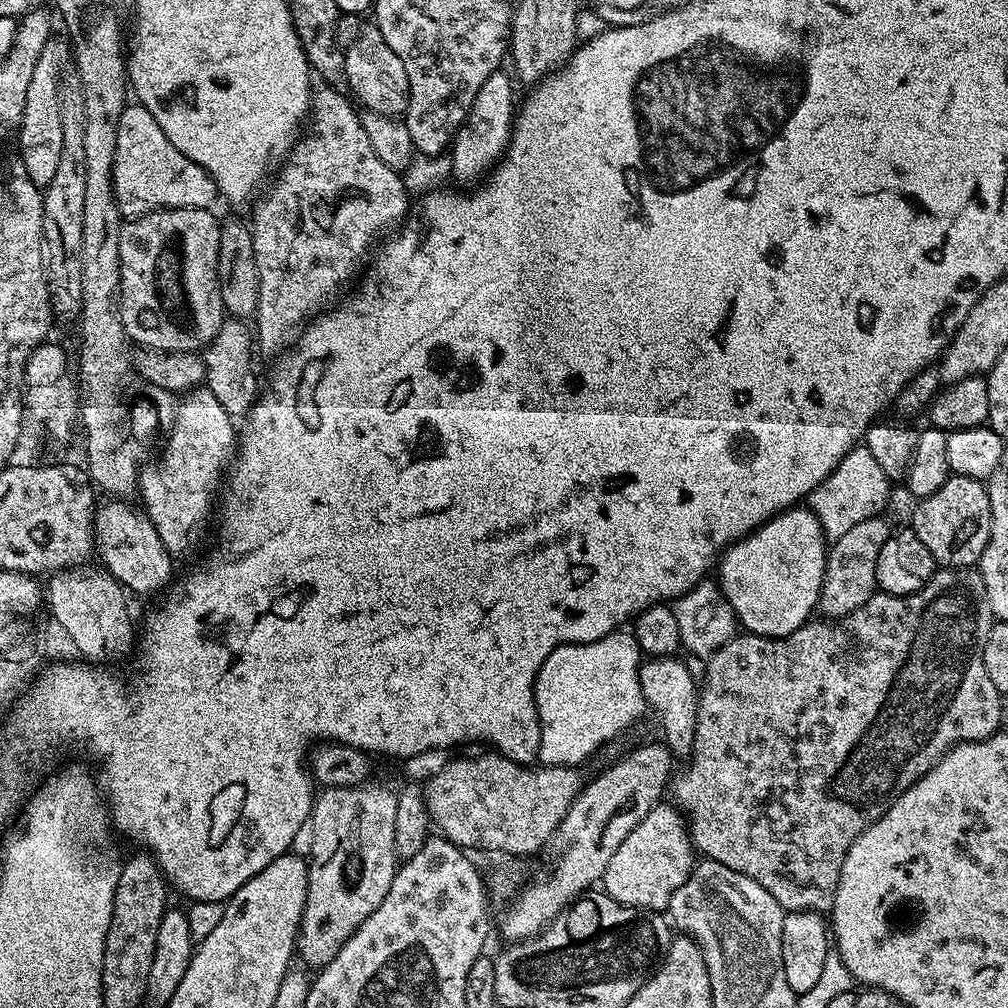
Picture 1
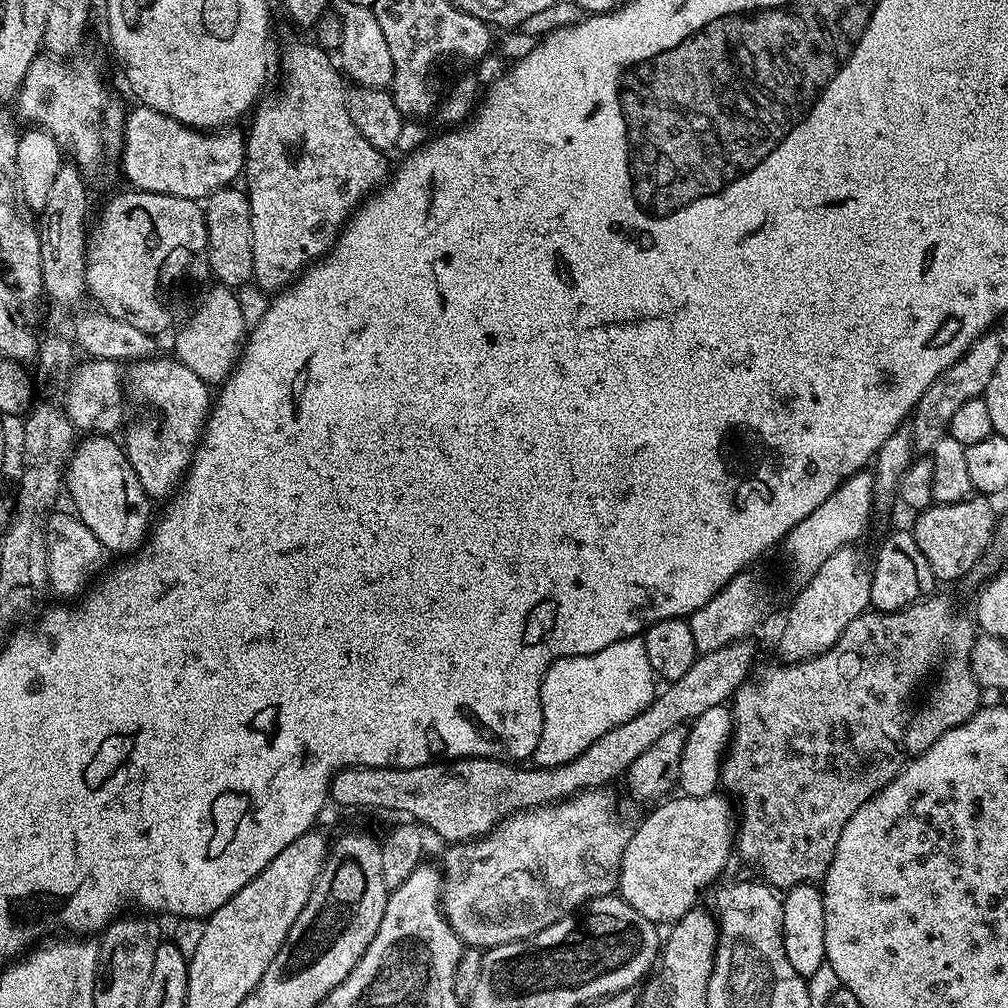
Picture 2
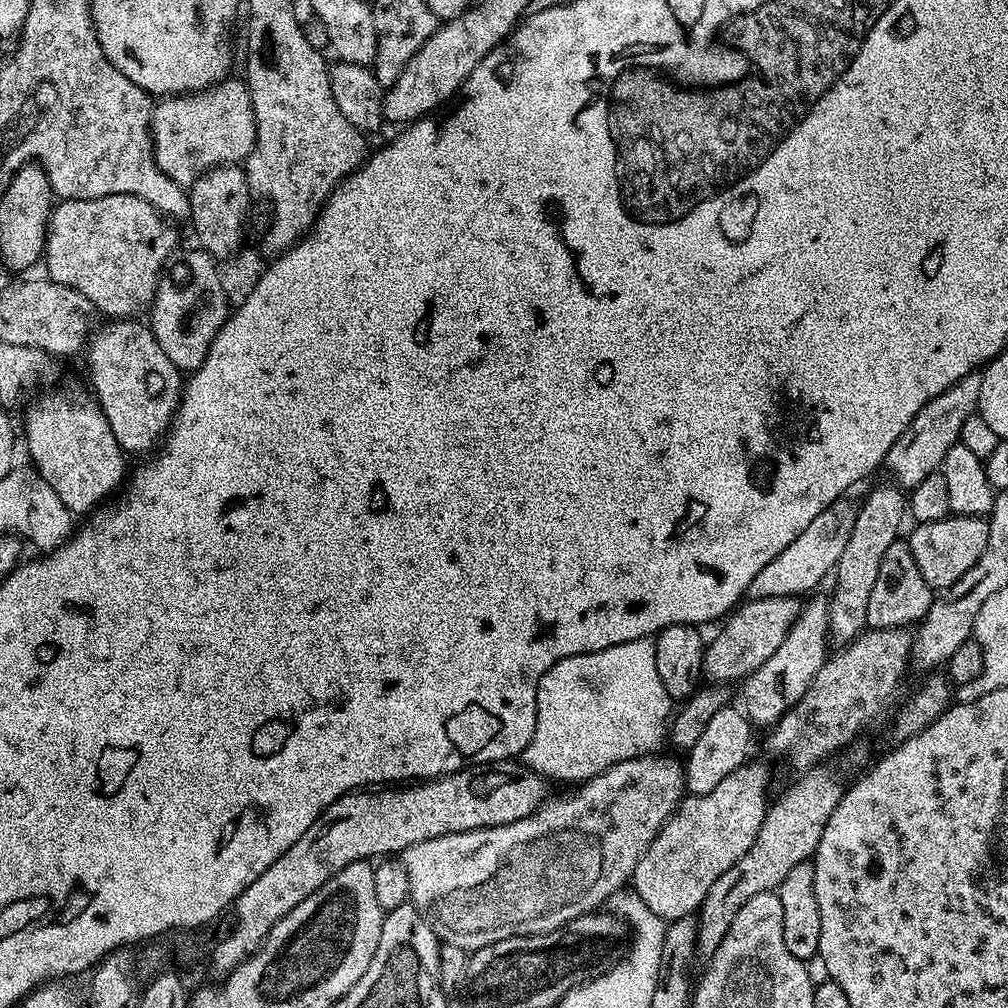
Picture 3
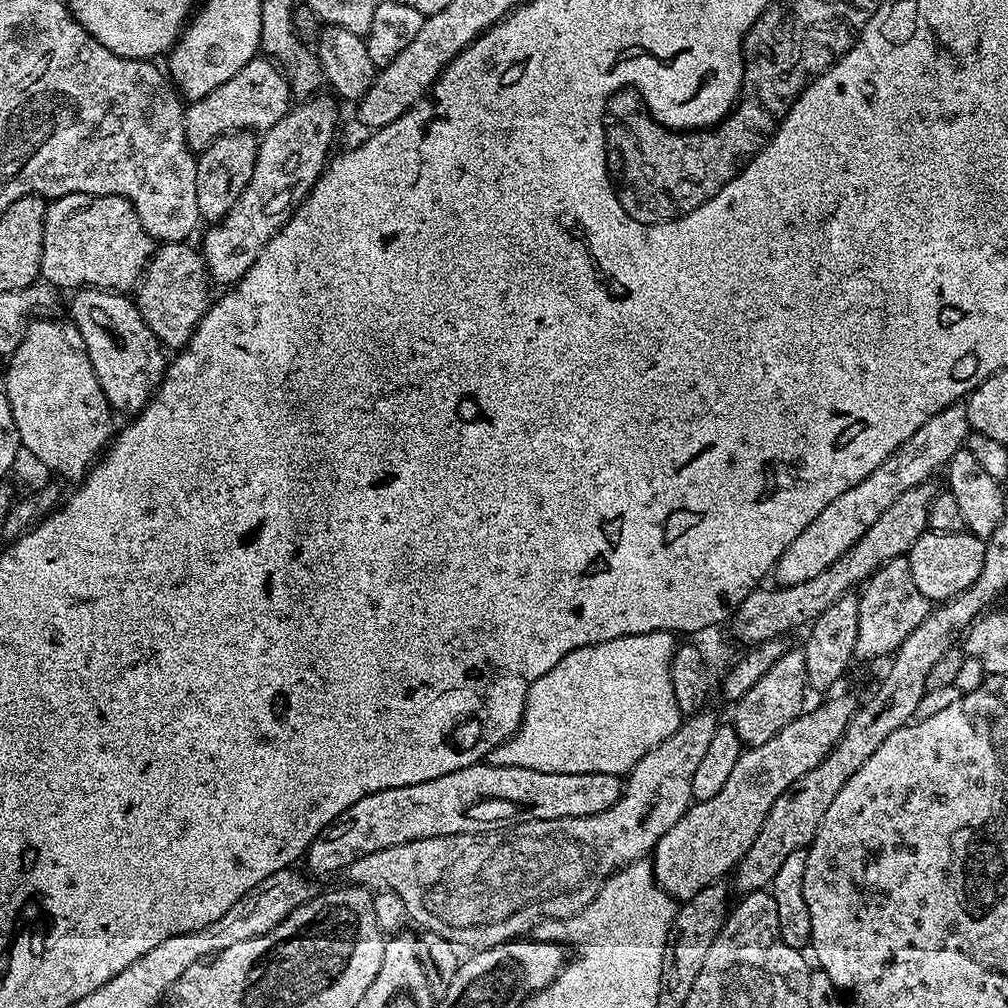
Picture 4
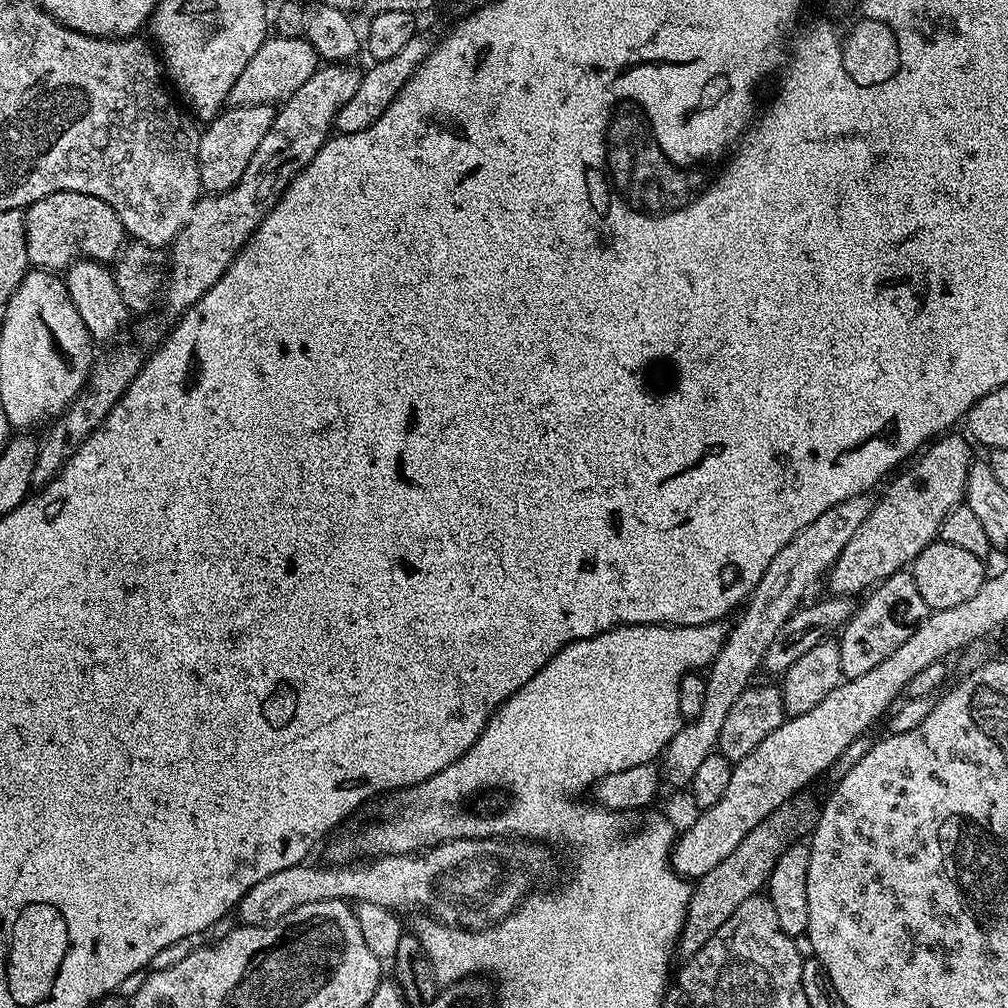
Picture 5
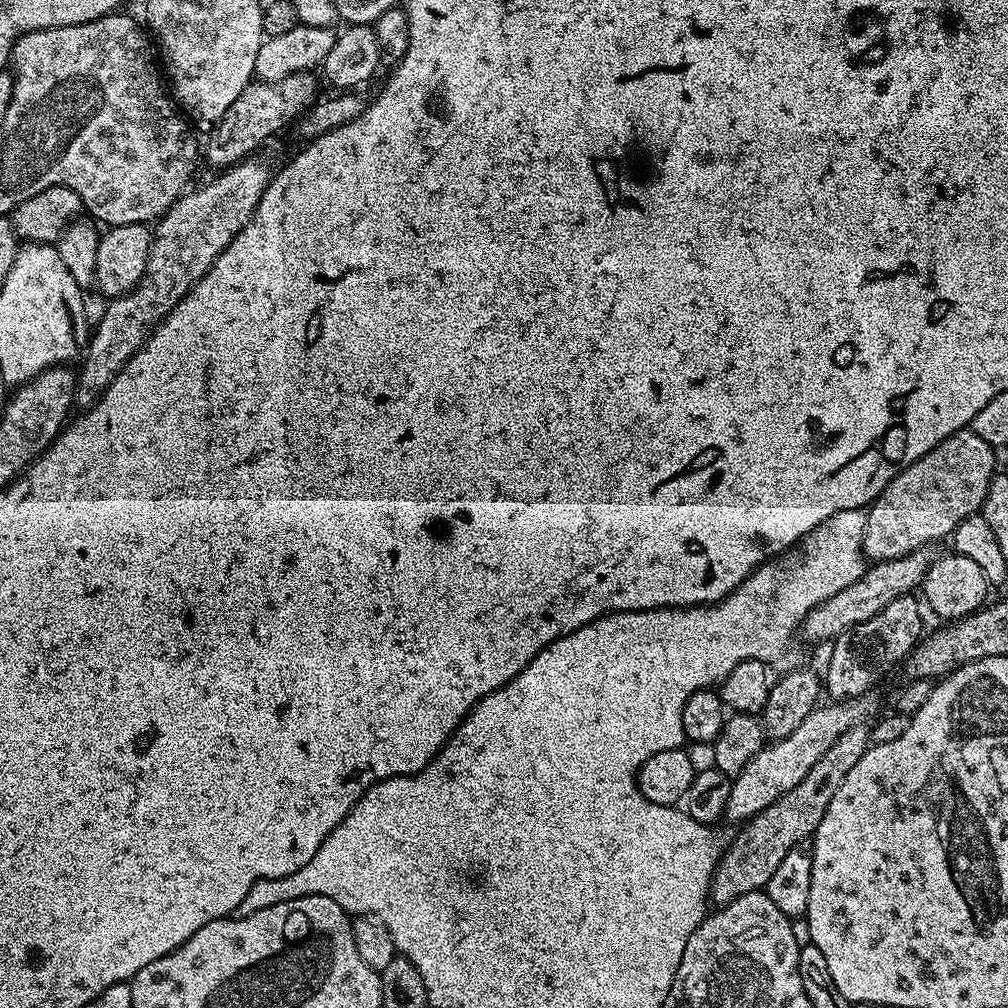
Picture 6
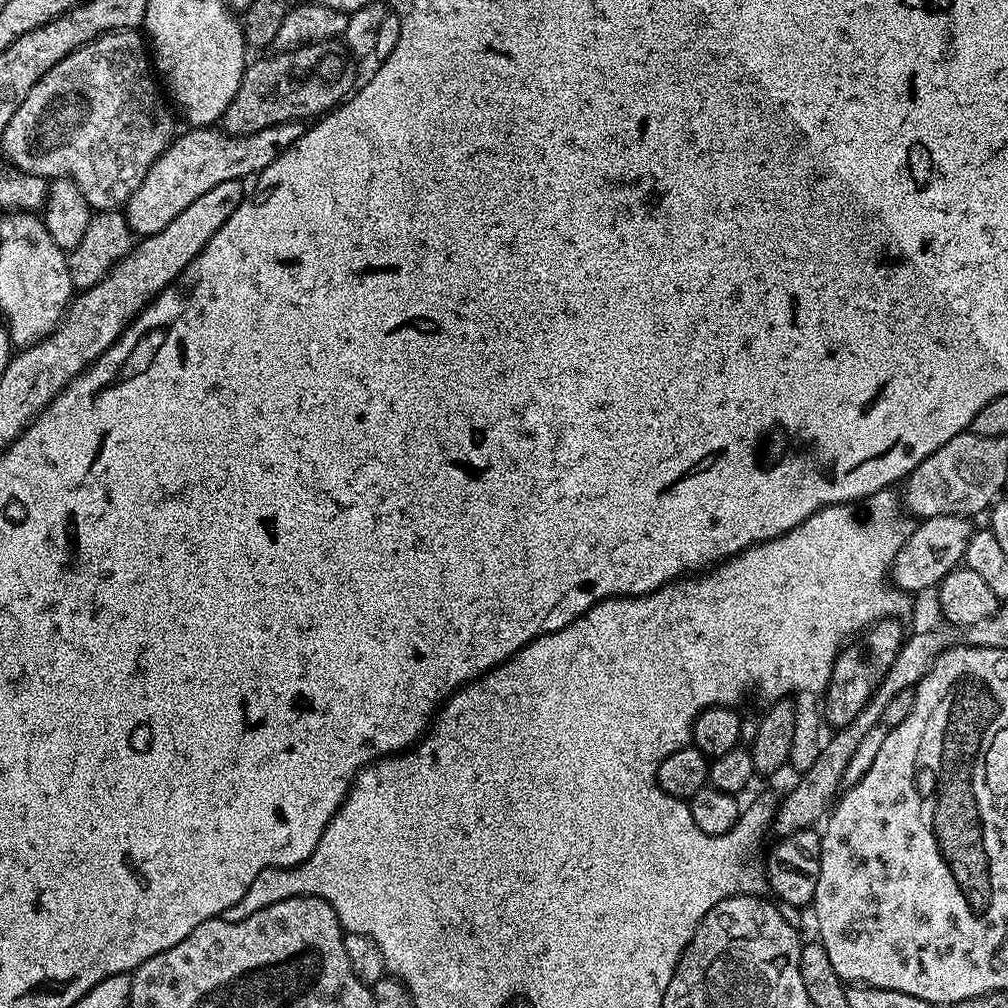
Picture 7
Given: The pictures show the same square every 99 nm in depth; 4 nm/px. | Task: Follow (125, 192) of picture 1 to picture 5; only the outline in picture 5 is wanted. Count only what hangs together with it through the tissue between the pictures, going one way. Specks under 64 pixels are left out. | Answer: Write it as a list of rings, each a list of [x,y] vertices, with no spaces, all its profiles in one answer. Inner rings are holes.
[[[273,35],[265,39],[262,46],[258,46],[258,54],[246,62],[246,70],[238,74],[238,82],[228,95],[228,104],[239,106],[242,104],[271,104],[279,106],[290,98],[310,78],[316,73],[318,67],[318,57],[314,46],[306,38],[286,38],[285,36]]]

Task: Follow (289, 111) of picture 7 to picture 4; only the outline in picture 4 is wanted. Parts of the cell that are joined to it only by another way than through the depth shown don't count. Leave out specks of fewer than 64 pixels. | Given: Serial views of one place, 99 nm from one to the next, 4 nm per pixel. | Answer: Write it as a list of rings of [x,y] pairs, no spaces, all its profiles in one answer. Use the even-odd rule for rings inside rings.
[[[237,130],[216,137],[199,153],[196,161],[196,193],[201,221],[221,220],[232,209],[234,202],[238,202],[242,190],[246,190],[250,182],[250,174],[254,174],[257,147],[258,136],[255,131]]]

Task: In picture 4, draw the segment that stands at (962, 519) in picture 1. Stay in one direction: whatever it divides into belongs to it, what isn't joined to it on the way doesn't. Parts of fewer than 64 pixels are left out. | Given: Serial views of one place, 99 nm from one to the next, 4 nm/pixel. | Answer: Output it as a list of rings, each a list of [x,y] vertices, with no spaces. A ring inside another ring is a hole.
[[[967,530],[954,534],[927,531],[914,542],[907,555],[910,562],[910,578],[921,594],[930,602],[947,602],[962,594],[982,574],[982,562],[986,562],[986,541]]]

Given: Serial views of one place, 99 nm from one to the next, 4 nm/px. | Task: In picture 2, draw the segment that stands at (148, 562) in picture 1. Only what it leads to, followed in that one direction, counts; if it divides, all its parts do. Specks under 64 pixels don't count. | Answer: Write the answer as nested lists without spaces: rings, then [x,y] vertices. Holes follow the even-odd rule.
[[[92,434],[89,435],[89,440],[82,439],[75,445],[74,451],[68,459],[67,467],[63,470],[63,487],[66,489],[66,496],[68,492],[68,496],[72,499],[72,504],[74,507],[75,515],[79,516],[80,521],[83,522],[86,526],[90,526],[90,534],[94,534],[94,538],[98,538],[98,542],[102,547],[104,547],[105,553],[112,554],[112,552],[124,552],[120,554],[131,554],[137,549],[139,549],[140,545],[144,543],[145,540],[148,539],[148,534],[150,531],[150,525],[154,520],[154,512],[152,516],[152,504],[153,501],[146,494],[146,490],[142,486],[142,482],[138,482],[138,474],[134,474],[134,470],[130,466],[130,462],[128,461],[127,454],[124,453],[123,447],[119,443],[116,444],[111,435],[108,434]]]

